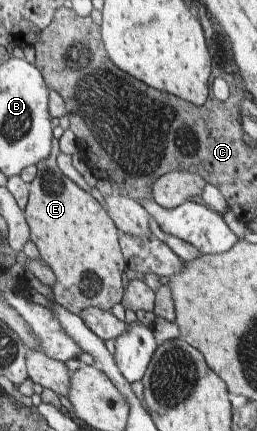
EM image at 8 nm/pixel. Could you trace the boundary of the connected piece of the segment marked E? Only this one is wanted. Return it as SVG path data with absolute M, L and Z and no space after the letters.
M56 132L52 141L51 153L47 156L47 159L36 163L37 177L29 182L30 194L24 209L24 216L30 227L30 240L38 247L43 261L49 265L57 278L52 287L55 301L77 315L81 310L88 307L108 310L113 305L121 303L121 297L123 297L125 261L123 261L123 255L121 255L115 222L110 215L107 215L107 211L91 197L89 192L81 189L61 172L61 169L57 166L59 153L60 141L58 132Z

